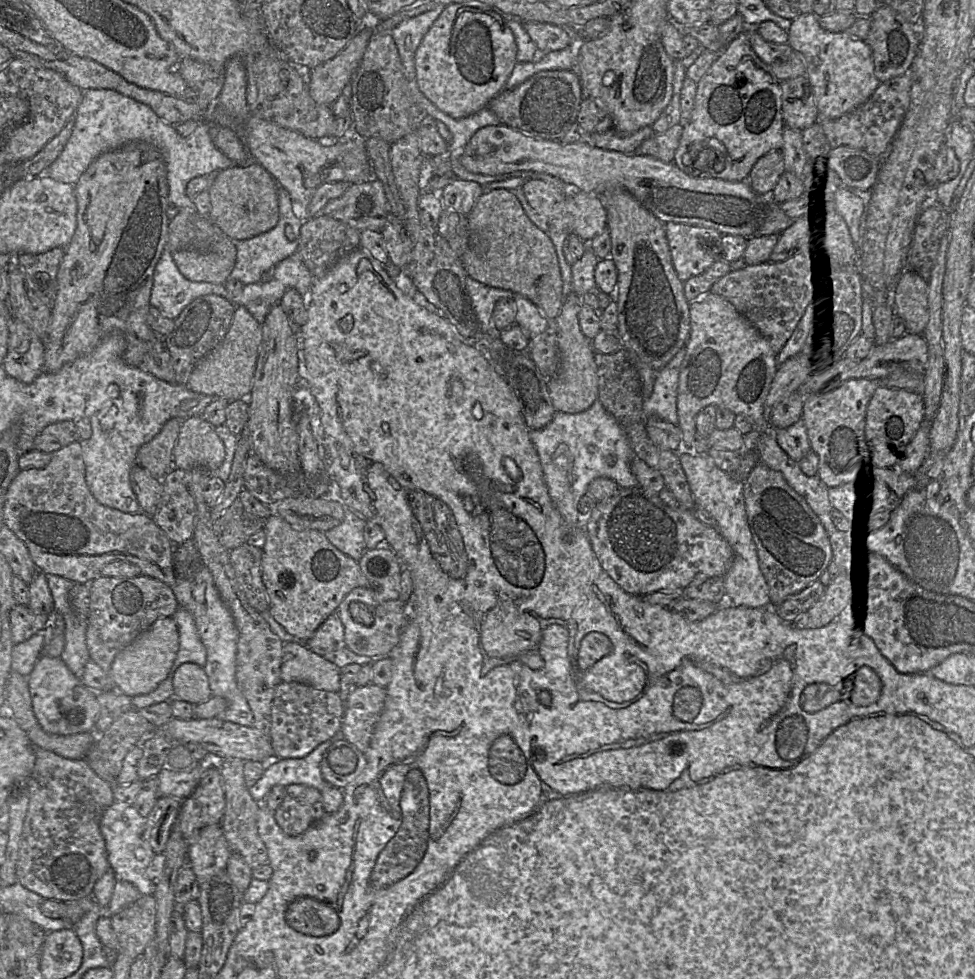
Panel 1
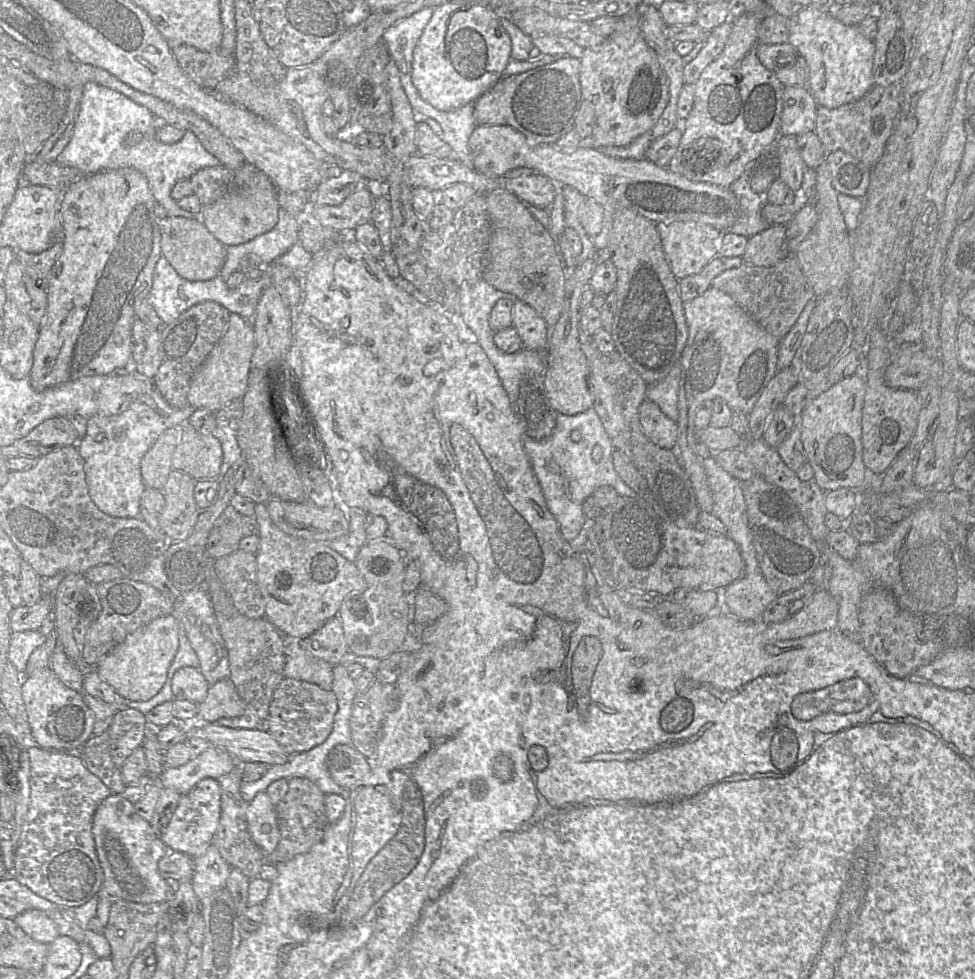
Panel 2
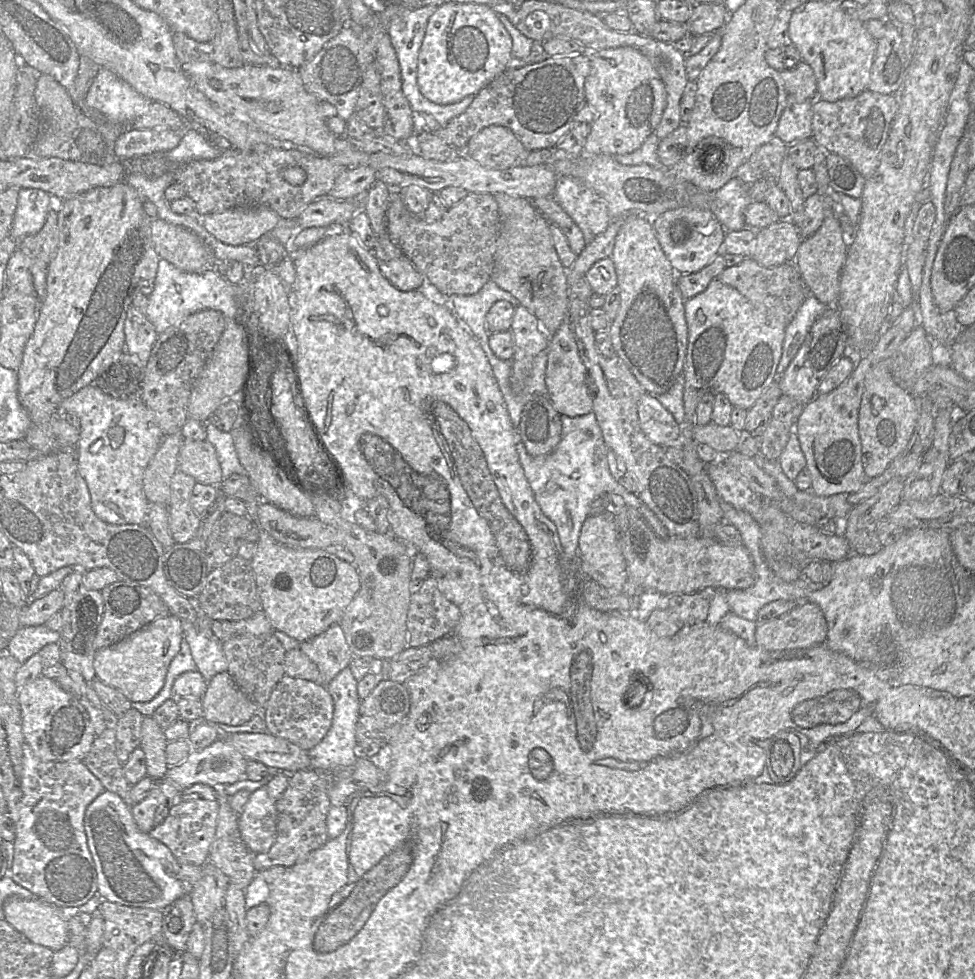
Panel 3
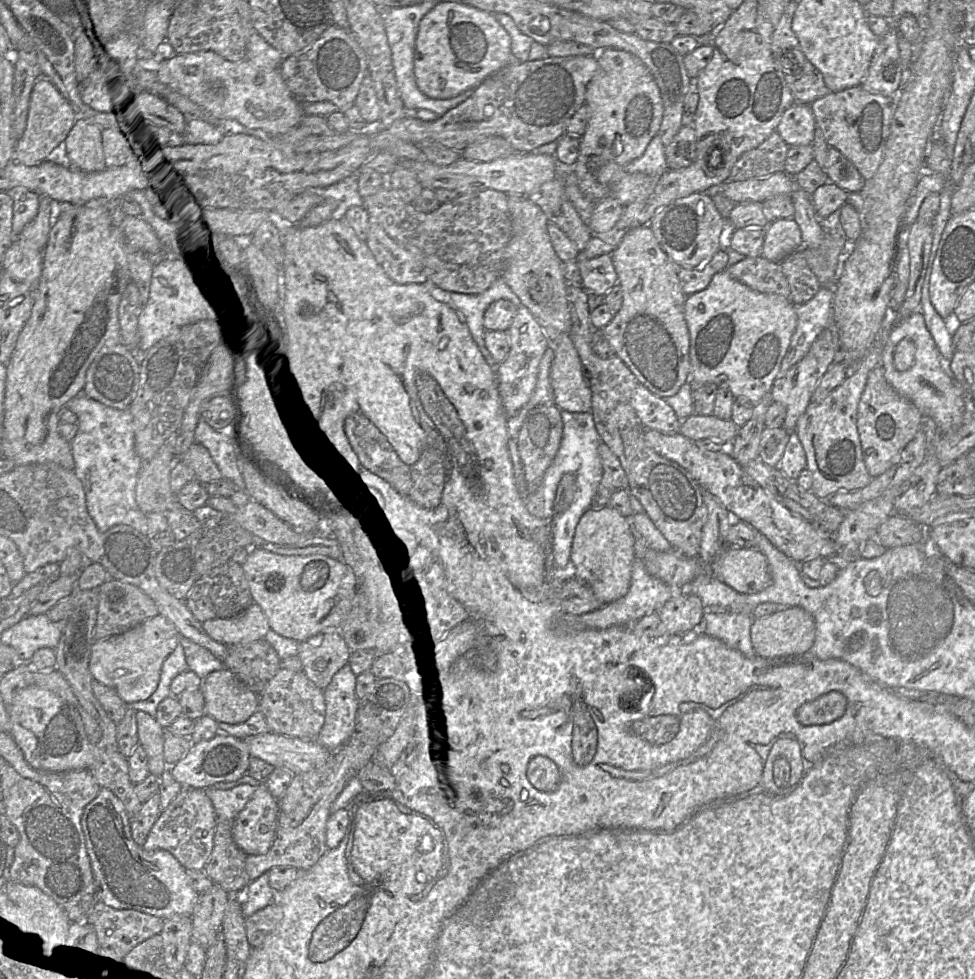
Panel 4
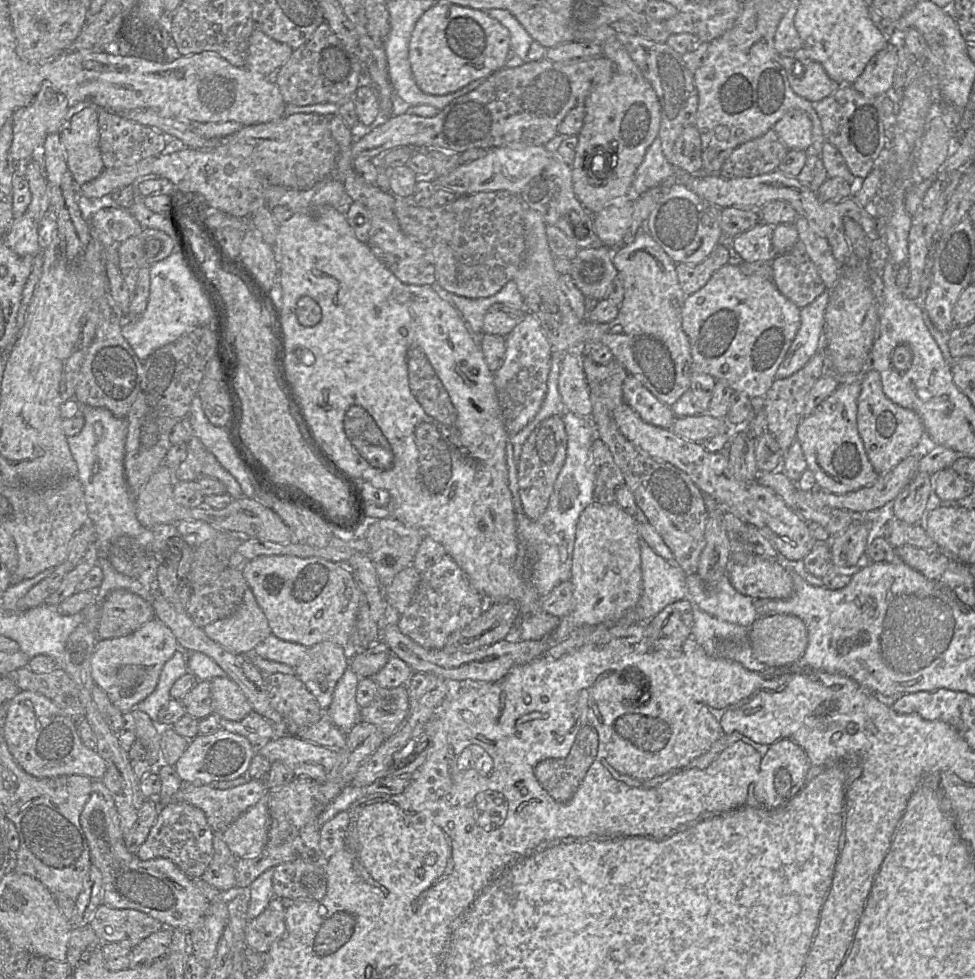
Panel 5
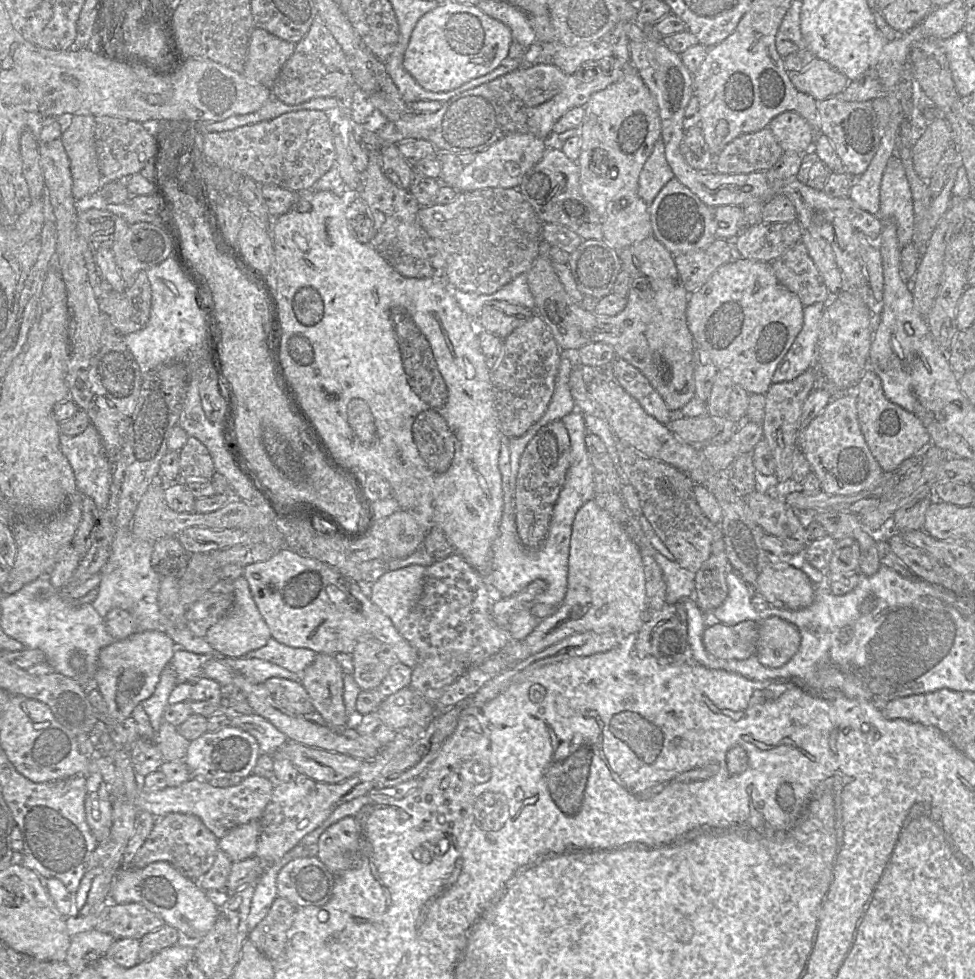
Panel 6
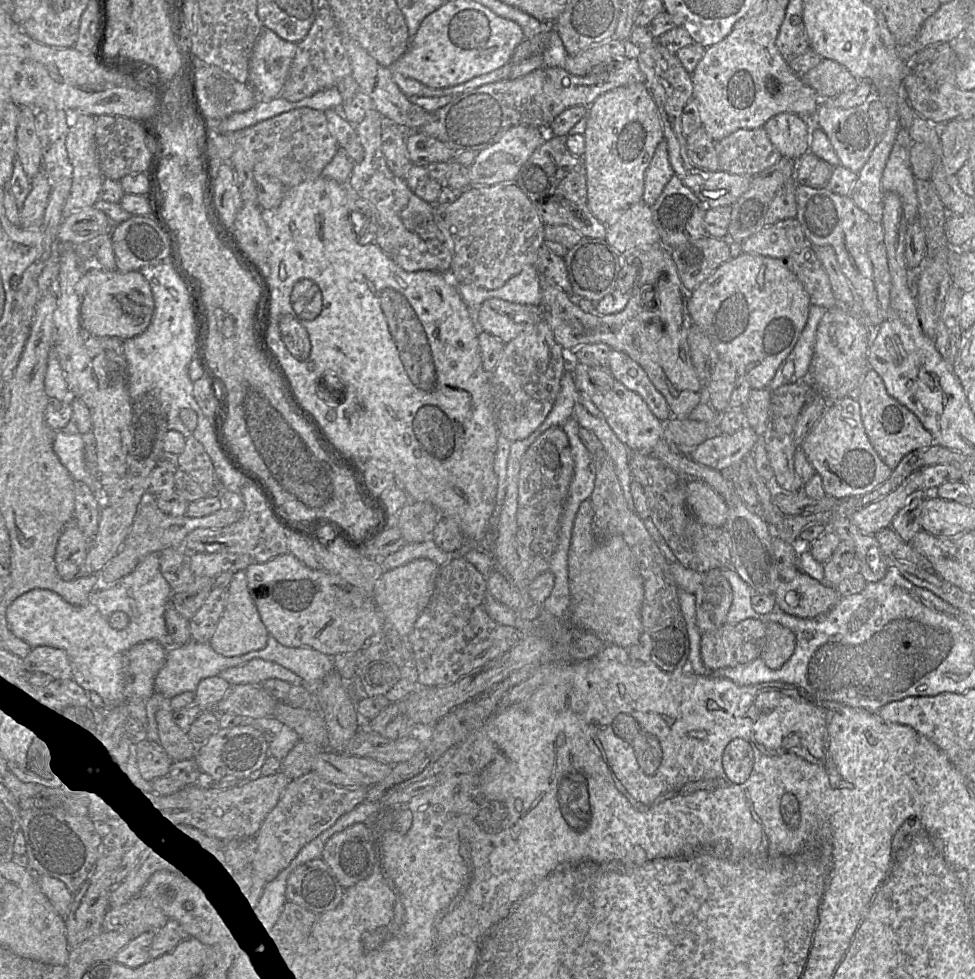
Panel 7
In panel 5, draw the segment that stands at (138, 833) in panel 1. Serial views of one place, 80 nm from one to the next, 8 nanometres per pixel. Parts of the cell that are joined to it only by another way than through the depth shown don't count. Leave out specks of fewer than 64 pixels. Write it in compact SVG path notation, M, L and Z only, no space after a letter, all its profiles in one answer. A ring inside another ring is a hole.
M93 780L92 792L80 816L80 824L90 849L90 861L102 875L102 903L116 909L135 909L160 921L164 926L190 933L209 908L208 901L193 880L171 860L140 860L130 853L120 828L114 799L100 780Z

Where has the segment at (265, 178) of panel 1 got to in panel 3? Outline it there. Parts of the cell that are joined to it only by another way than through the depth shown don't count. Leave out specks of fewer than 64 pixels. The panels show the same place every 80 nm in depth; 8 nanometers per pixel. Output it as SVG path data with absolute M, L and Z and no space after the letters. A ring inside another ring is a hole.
M266 206L233 208L203 215L202 226L228 245L255 243L275 228L280 217Z

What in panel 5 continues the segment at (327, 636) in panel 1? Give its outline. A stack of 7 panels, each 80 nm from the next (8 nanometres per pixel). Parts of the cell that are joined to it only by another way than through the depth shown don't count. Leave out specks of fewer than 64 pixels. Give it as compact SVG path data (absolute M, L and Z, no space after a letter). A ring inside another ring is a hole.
M324 641L307 648L306 654L294 669L320 708L326 711L332 703L335 687L348 667L347 648Z

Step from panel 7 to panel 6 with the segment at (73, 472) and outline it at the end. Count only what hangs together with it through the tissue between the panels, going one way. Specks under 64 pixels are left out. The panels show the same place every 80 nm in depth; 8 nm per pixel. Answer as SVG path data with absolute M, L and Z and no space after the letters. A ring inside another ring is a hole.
M93 424L80 434L69 436L63 433L59 436L60 449L71 465L78 492L90 497L97 509L102 511L108 503L112 481L112 465L109 462L101 441L101 437Z

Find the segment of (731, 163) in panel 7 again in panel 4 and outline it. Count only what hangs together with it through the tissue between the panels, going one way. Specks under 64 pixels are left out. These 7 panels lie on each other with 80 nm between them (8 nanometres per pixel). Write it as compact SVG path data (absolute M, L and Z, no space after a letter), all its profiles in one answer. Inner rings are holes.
M774 131L760 145L738 158L728 180L744 181L783 171L788 148L781 136Z

